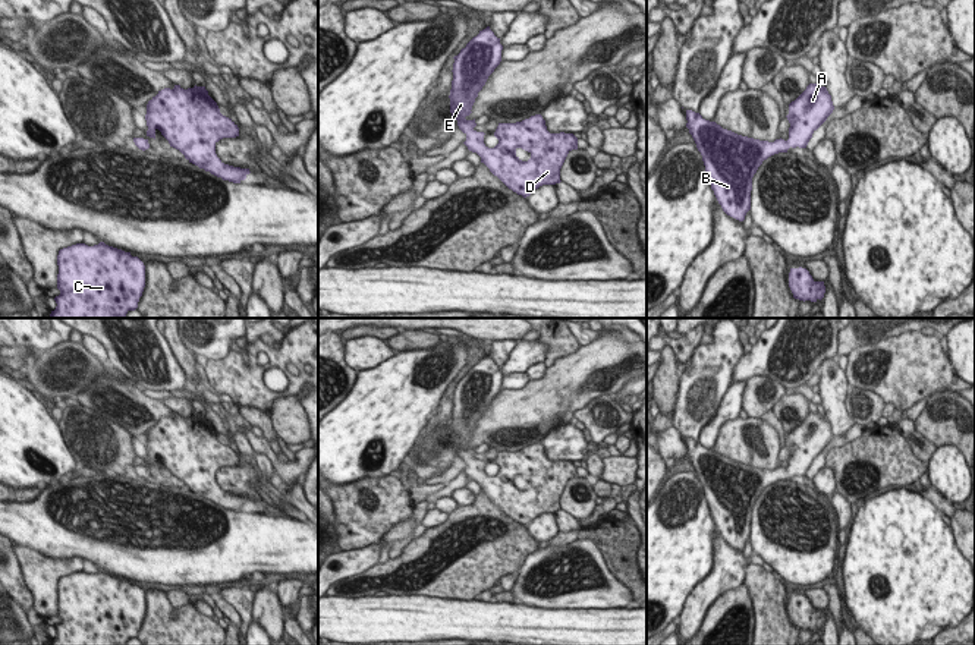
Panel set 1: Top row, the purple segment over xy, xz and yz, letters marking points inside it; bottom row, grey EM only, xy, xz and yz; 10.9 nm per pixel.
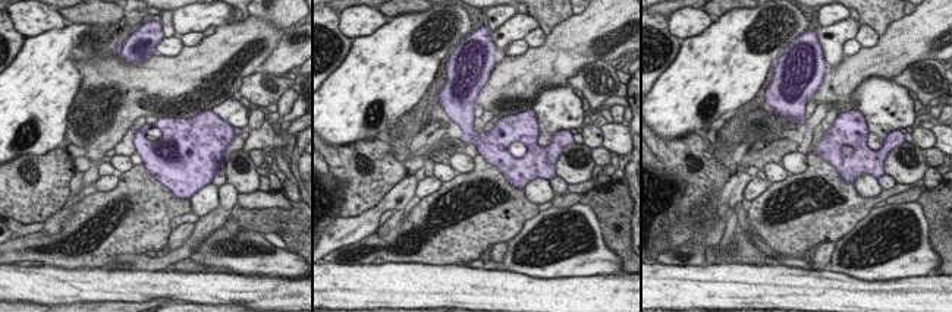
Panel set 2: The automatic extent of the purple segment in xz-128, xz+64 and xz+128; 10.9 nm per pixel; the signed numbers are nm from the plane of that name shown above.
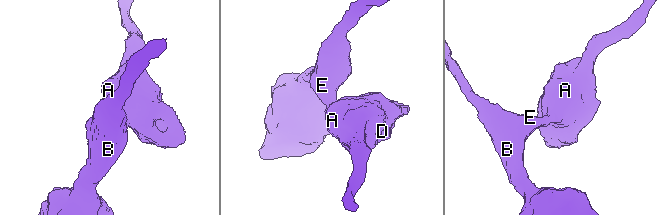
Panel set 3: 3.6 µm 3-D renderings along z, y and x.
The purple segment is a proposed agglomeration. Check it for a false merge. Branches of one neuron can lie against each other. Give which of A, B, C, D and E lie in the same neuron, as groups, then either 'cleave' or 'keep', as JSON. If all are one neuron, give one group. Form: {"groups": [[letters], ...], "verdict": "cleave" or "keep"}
{"groups": [["A", "B", "C", "D", "E"]], "verdict": "keep"}

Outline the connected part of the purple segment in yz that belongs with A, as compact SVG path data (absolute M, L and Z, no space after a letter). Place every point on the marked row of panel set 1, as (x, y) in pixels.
M809 84L789 104L789 139L780 138L774 142L737 135L705 120L699 113L686 110L686 128L702 155L705 172L711 176L711 189L723 211L743 221L751 210L752 177L762 161L774 154L787 152L790 147L806 148L812 133L833 110L827 88Z

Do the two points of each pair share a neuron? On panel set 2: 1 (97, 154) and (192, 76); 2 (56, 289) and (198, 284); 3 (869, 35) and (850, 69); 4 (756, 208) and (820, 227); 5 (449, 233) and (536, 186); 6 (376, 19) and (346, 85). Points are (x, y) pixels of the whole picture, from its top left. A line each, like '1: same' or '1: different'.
1: same
2: same
3: different
4: same
5: different
6: different

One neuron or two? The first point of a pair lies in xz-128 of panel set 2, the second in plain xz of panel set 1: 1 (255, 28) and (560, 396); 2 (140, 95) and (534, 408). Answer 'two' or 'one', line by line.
1: one
2: one

